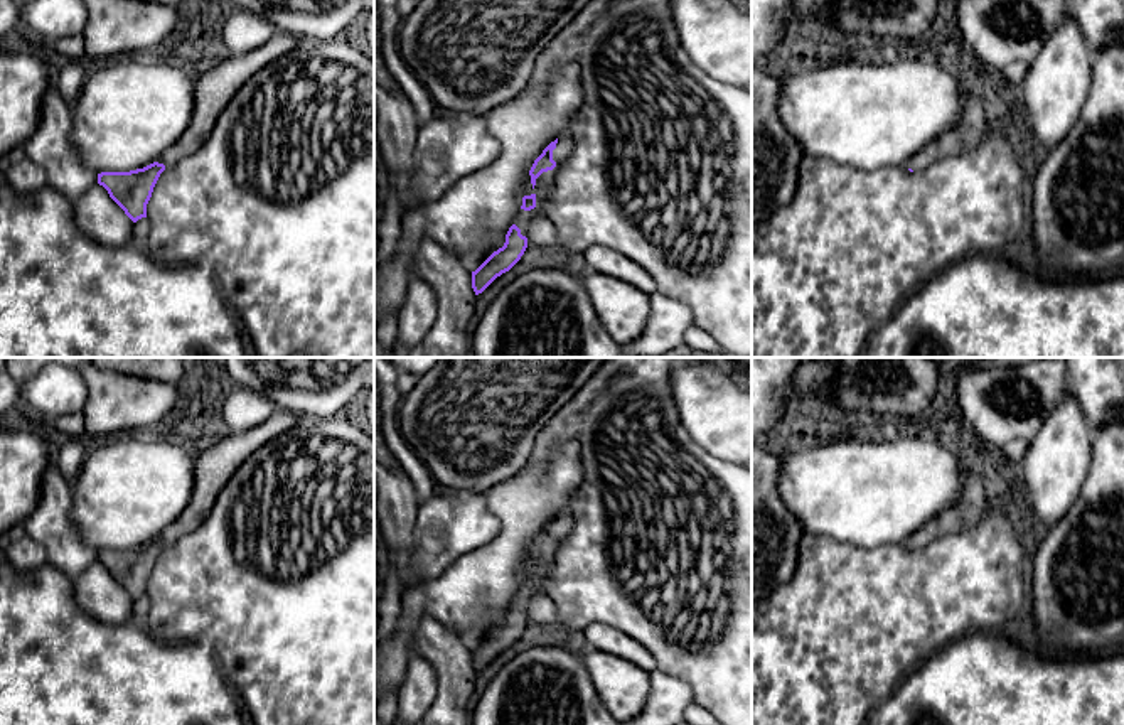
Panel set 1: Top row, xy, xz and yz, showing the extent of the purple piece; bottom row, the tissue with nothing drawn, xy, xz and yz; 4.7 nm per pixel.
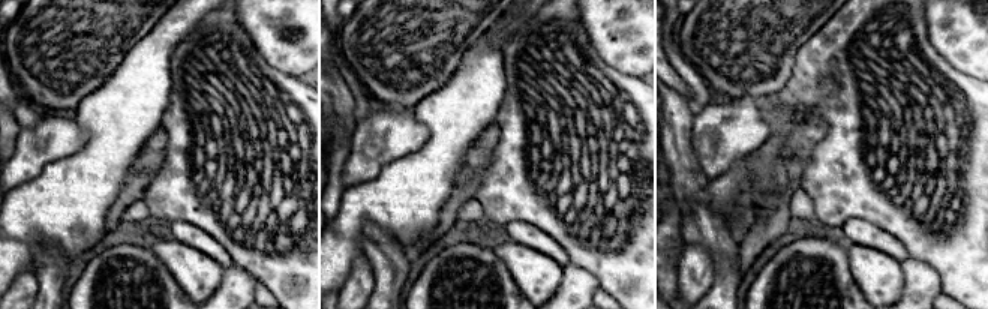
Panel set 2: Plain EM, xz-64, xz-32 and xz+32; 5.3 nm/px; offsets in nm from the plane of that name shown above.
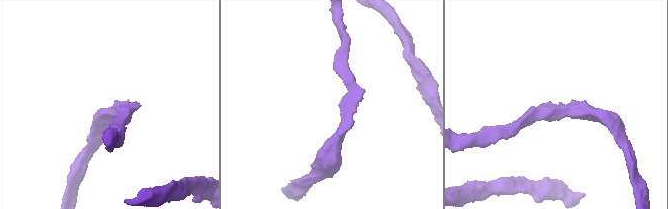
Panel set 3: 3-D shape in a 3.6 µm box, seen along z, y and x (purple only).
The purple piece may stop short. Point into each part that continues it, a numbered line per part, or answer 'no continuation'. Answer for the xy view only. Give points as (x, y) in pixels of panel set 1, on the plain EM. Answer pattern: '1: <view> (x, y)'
1: xy (214, 462)

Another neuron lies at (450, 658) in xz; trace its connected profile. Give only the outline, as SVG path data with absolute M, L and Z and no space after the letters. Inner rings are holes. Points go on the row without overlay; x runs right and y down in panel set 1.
M423 617L411 641L436 673L438 695L416 725L470 725L468 698L477 673L472 651L443 624Z

